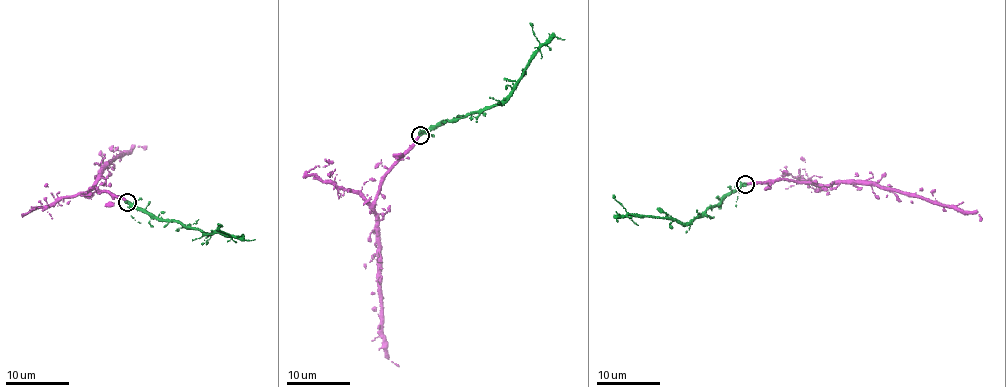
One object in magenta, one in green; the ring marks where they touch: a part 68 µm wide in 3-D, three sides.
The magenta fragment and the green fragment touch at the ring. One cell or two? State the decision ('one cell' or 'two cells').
one cell

